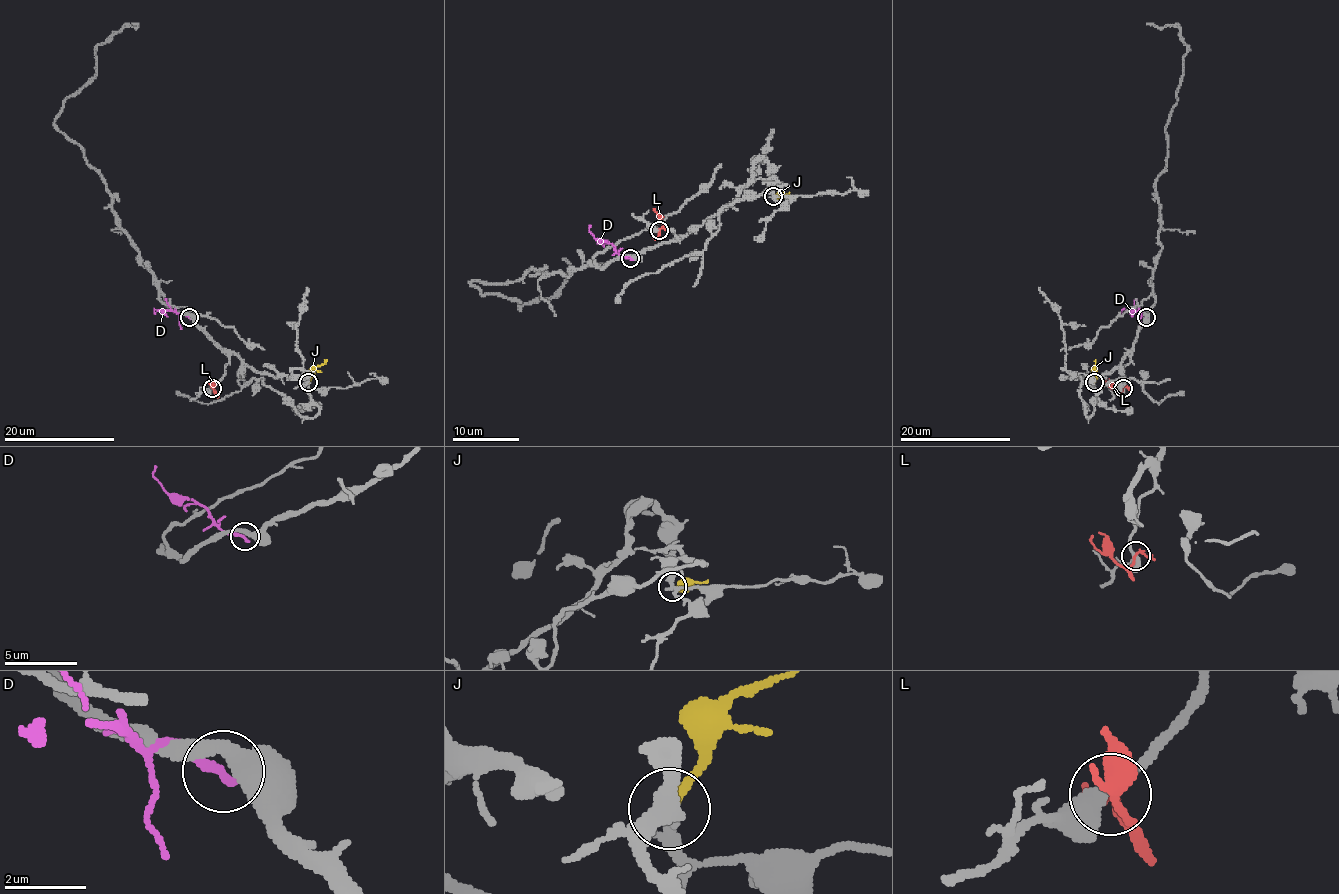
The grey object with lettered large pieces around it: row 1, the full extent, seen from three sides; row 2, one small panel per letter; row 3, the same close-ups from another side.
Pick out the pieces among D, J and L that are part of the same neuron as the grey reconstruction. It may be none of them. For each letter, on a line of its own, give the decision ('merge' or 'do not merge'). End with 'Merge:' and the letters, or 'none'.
D: do not merge
J: merge
L: do not merge
Merge: J

